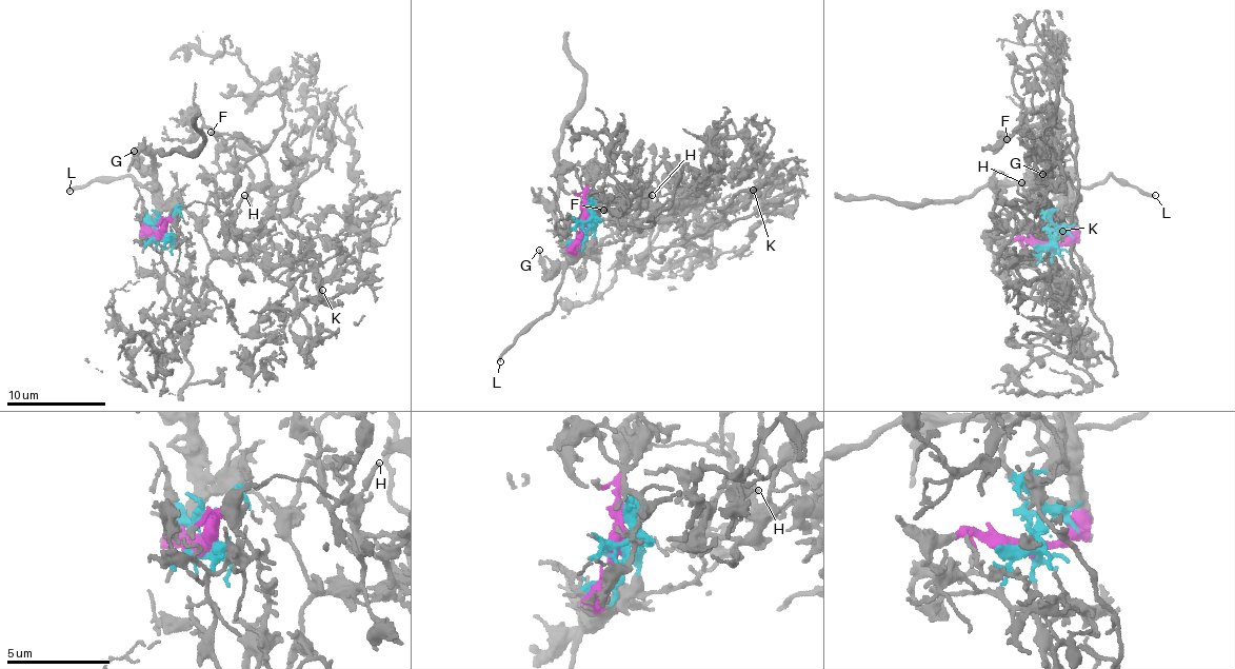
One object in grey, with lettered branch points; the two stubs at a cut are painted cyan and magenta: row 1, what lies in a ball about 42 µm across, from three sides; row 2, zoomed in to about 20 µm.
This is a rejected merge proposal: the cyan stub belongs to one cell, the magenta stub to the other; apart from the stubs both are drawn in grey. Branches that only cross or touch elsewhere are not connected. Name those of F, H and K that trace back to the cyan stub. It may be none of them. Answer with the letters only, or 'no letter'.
F, H, K

